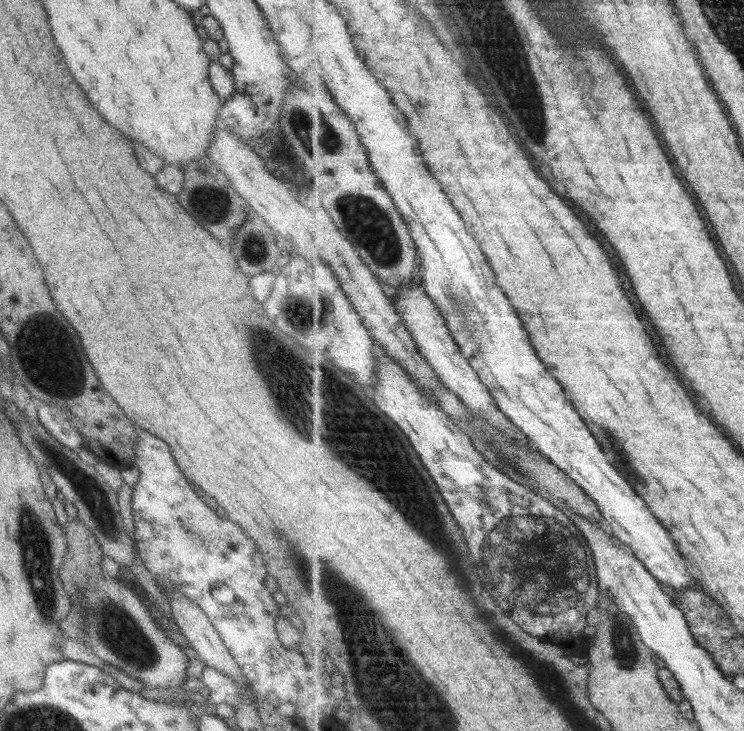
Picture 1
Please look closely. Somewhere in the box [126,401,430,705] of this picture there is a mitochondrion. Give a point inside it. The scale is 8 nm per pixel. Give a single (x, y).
(374, 645)

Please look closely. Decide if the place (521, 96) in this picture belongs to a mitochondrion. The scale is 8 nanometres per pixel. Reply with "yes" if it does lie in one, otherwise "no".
yes

